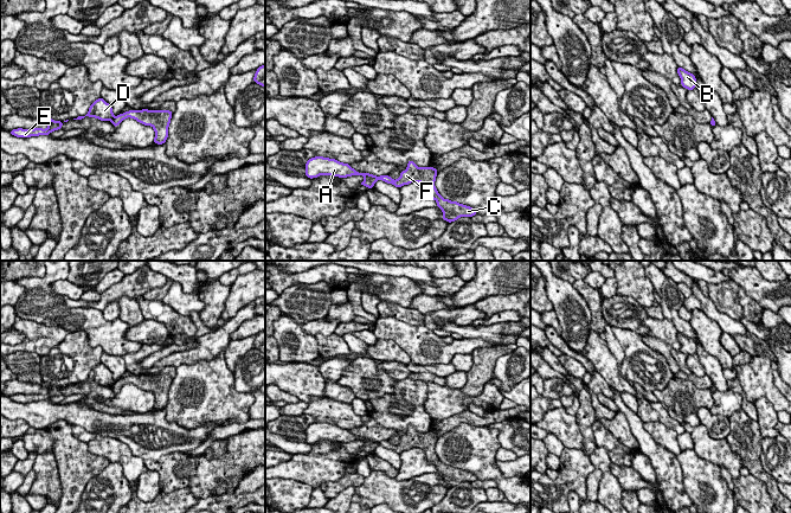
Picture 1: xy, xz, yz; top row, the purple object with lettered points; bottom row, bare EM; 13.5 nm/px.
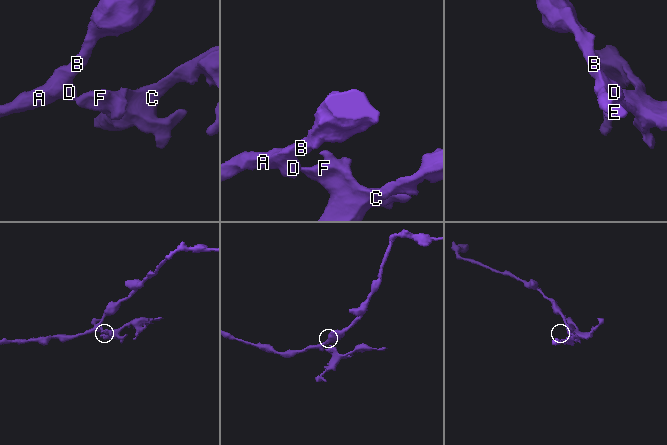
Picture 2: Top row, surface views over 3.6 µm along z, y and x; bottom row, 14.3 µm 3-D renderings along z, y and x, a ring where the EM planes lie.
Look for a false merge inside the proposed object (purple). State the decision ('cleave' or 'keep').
cleave

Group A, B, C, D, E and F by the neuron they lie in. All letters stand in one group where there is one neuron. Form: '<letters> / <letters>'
A B D E / C F

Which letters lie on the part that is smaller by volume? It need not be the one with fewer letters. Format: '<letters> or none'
C, F

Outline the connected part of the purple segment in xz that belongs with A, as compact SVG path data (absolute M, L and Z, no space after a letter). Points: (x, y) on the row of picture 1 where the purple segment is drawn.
M315 156L306 163L306 177L309 179L317 178L320 175L332 175L339 178L347 178L352 175L362 175L365 178L360 185L368 188L373 188L374 184L379 180L379 177L369 173L359 173L349 166L349 163L340 162L335 159Z

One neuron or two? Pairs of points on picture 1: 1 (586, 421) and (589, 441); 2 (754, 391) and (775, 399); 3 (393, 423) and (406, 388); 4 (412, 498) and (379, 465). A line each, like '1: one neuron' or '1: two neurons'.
1: one neuron
2: one neuron
3: one neuron
4: two neurons

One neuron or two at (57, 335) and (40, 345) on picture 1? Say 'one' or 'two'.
one

